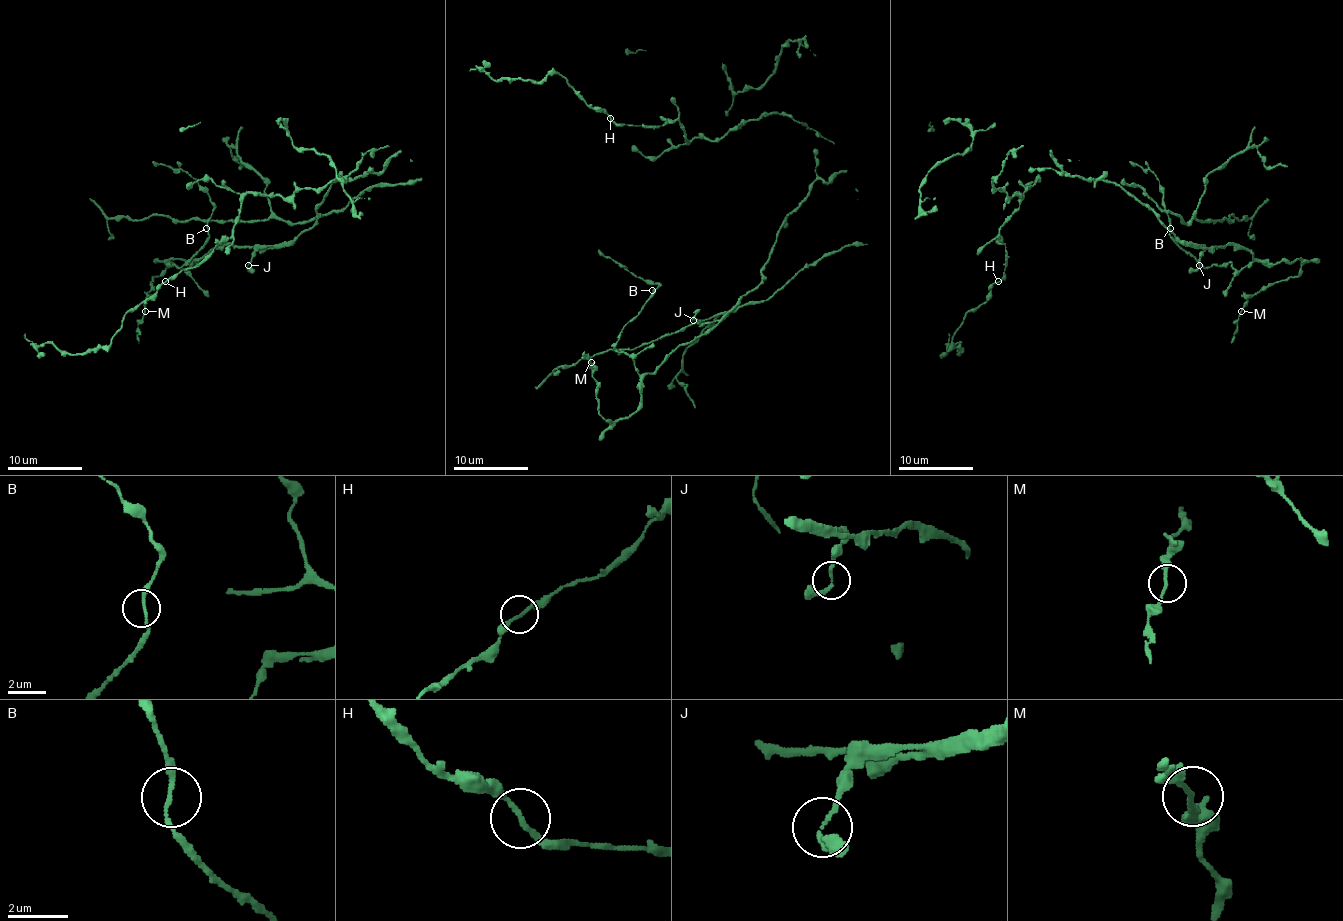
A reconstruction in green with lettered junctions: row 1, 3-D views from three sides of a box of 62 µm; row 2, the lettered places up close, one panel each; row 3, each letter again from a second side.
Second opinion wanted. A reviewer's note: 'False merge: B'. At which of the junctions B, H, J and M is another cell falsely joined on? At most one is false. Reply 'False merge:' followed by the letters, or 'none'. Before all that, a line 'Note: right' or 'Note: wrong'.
Note: wrong
False merge: none

